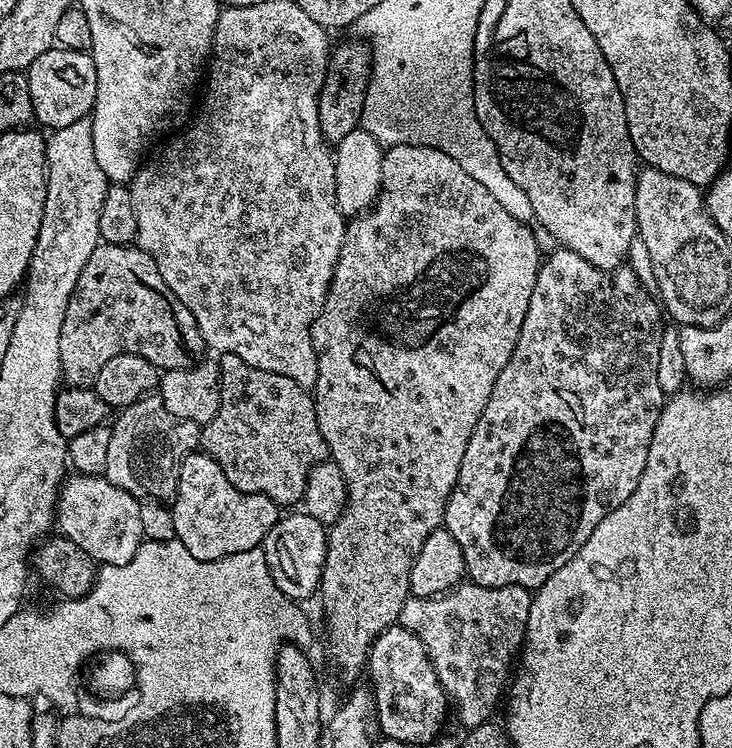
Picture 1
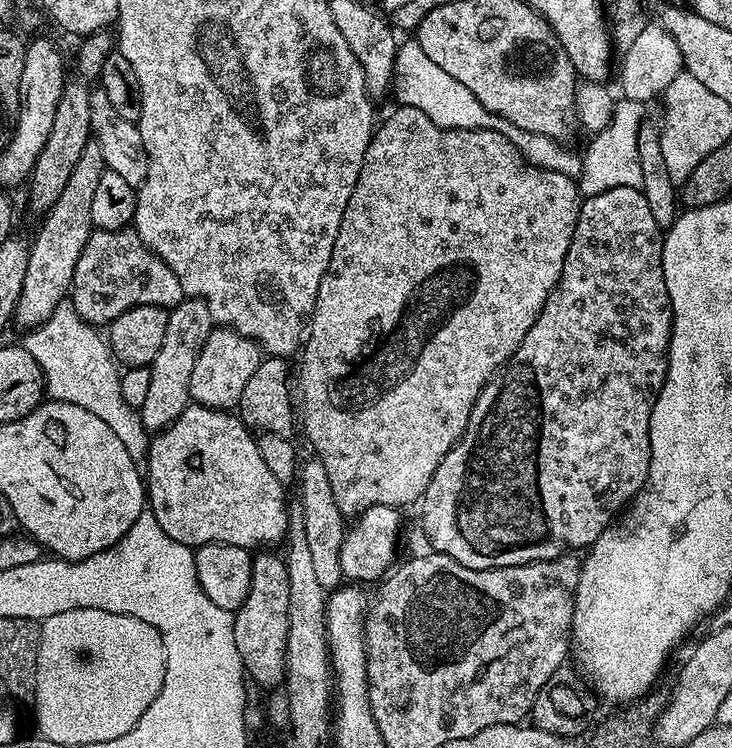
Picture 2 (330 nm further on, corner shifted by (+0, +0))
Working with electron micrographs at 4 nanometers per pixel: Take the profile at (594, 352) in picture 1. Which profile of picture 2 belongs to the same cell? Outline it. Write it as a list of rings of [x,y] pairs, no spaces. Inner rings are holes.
[[[618,187],[614,190],[606,190],[597,196],[589,196],[580,205],[580,217],[574,230],[574,238],[570,242],[570,250],[566,254],[564,269],[560,275],[560,281],[556,283],[556,289],[550,294],[550,298],[545,302],[544,308],[540,311],[540,316],[534,322],[534,326],[526,334],[526,338],[521,342],[520,348],[513,354],[506,367],[499,374],[493,376],[491,382],[482,390],[482,394],[476,400],[474,410],[470,414],[470,422],[466,430],[460,436],[460,441],[448,451],[442,458],[438,470],[434,470],[434,478],[430,478],[430,486],[424,491],[422,505],[424,504],[424,532],[428,535],[428,540],[433,553],[449,555],[450,558],[459,562],[462,566],[473,568],[474,570],[486,570],[487,568],[505,568],[506,566],[518,566],[519,564],[533,564],[539,560],[554,560],[558,556],[565,555],[566,550],[576,550],[572,548],[587,549],[591,544],[599,539],[608,528],[611,528],[614,521],[631,505],[632,501],[644,491],[648,483],[650,474],[650,462],[652,461],[652,451],[650,450],[650,414],[654,410],[654,402],[666,382],[668,373],[668,347],[672,337],[672,303],[670,294],[666,290],[666,278],[662,274],[662,246],[664,236],[662,229],[655,222],[650,214],[649,203],[641,192],[640,188]]]

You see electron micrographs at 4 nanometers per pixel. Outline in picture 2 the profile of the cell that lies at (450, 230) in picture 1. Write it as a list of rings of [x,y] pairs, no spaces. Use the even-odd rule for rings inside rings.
[[[407,106],[397,107],[397,112],[385,122],[384,125],[375,129],[370,146],[366,150],[366,158],[362,170],[358,174],[358,182],[354,186],[354,194],[350,194],[350,202],[346,204],[346,214],[342,216],[342,226],[338,230],[338,238],[334,242],[334,250],[330,254],[330,266],[322,278],[322,286],[318,286],[318,298],[316,308],[312,311],[310,323],[306,329],[306,343],[302,348],[304,366],[300,370],[300,388],[298,384],[298,396],[304,399],[304,430],[308,434],[308,440],[312,443],[315,459],[326,466],[326,478],[330,478],[330,490],[334,490],[334,502],[338,502],[338,510],[346,518],[355,518],[370,506],[390,506],[397,510],[403,509],[403,504],[412,504],[421,499],[424,491],[430,486],[430,478],[434,478],[434,470],[442,462],[442,458],[448,453],[466,430],[470,422],[470,414],[474,410],[476,400],[482,394],[493,376],[497,375],[511,360],[514,353],[520,348],[520,344],[526,338],[528,331],[534,326],[534,322],[540,316],[545,302],[550,298],[552,291],[556,289],[556,283],[560,281],[560,275],[566,262],[566,254],[570,250],[570,242],[574,238],[576,223],[580,217],[580,205],[582,197],[577,181],[566,178],[566,174],[558,174],[554,170],[536,168],[528,163],[528,159],[519,152],[502,134],[490,130],[458,130],[457,128],[440,128],[422,110]]]

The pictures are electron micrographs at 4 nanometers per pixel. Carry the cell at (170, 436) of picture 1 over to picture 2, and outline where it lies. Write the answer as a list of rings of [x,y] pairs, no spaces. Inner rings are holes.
[[[186,298],[177,308],[171,309],[166,322],[166,338],[162,338],[162,350],[151,364],[152,378],[146,402],[138,409],[141,420],[148,431],[159,434],[190,406],[190,376],[194,374],[194,364],[208,335],[212,333],[214,321],[204,300]]]

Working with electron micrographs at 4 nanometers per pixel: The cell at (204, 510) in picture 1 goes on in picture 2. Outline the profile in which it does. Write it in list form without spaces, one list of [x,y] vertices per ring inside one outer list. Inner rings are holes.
[[[197,403],[189,406],[169,428],[151,437],[146,471],[146,500],[154,518],[158,518],[158,526],[162,526],[162,530],[166,530],[166,534],[170,534],[170,538],[174,538],[174,542],[182,542],[189,546],[219,543],[256,550],[261,546],[276,546],[272,544],[278,543],[279,540],[281,543],[287,537],[290,515],[288,516],[288,508],[284,505],[286,488],[285,485],[278,482],[278,478],[274,478],[274,474],[266,467],[266,462],[262,462],[262,454],[258,450],[256,442],[257,437],[245,426],[239,415],[219,408],[204,408]]]

